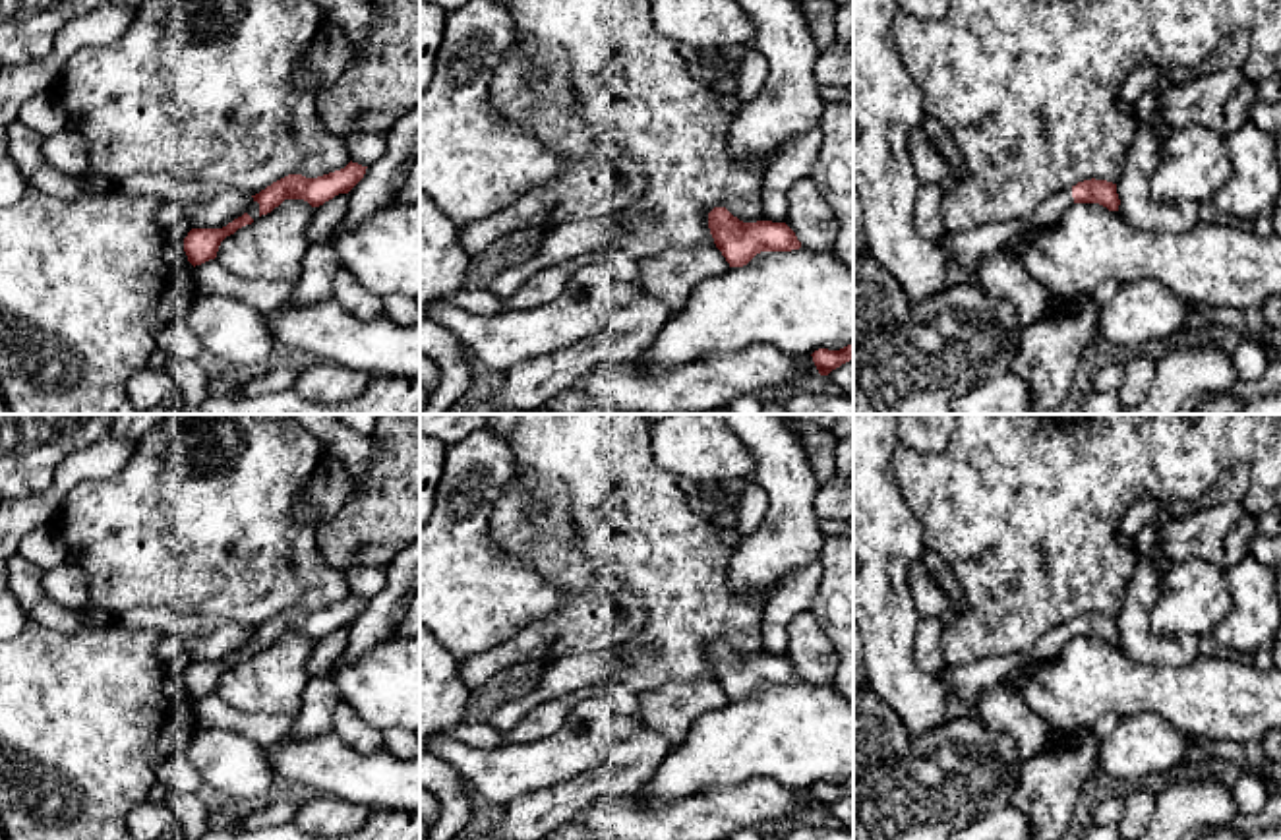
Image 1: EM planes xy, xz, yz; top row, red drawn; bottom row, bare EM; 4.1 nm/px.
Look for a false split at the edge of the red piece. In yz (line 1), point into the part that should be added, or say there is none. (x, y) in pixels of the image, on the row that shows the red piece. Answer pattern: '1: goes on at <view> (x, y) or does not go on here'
1: goes on at yz (968, 248)

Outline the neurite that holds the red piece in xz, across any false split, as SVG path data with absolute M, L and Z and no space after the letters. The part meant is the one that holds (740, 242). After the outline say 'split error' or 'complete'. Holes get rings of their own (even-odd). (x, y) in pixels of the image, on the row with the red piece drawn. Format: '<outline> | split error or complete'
M726 207L708 213L708 228L730 267L747 265L760 252L791 252L801 242L786 223L743 223Z | complete

